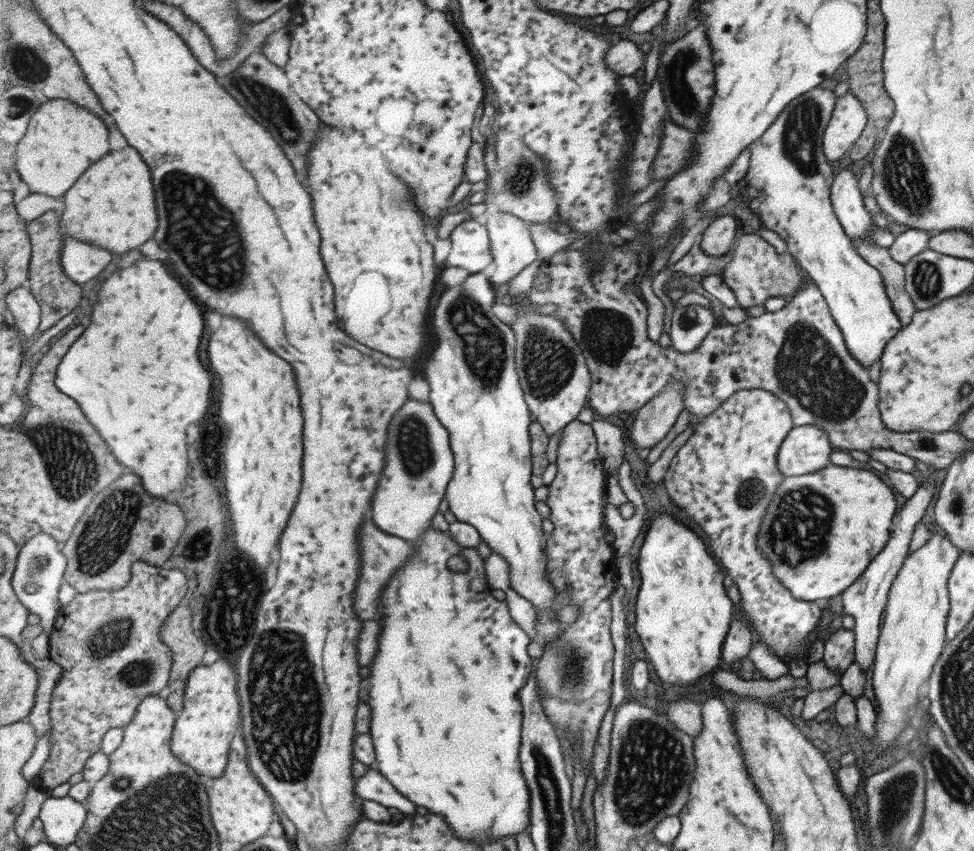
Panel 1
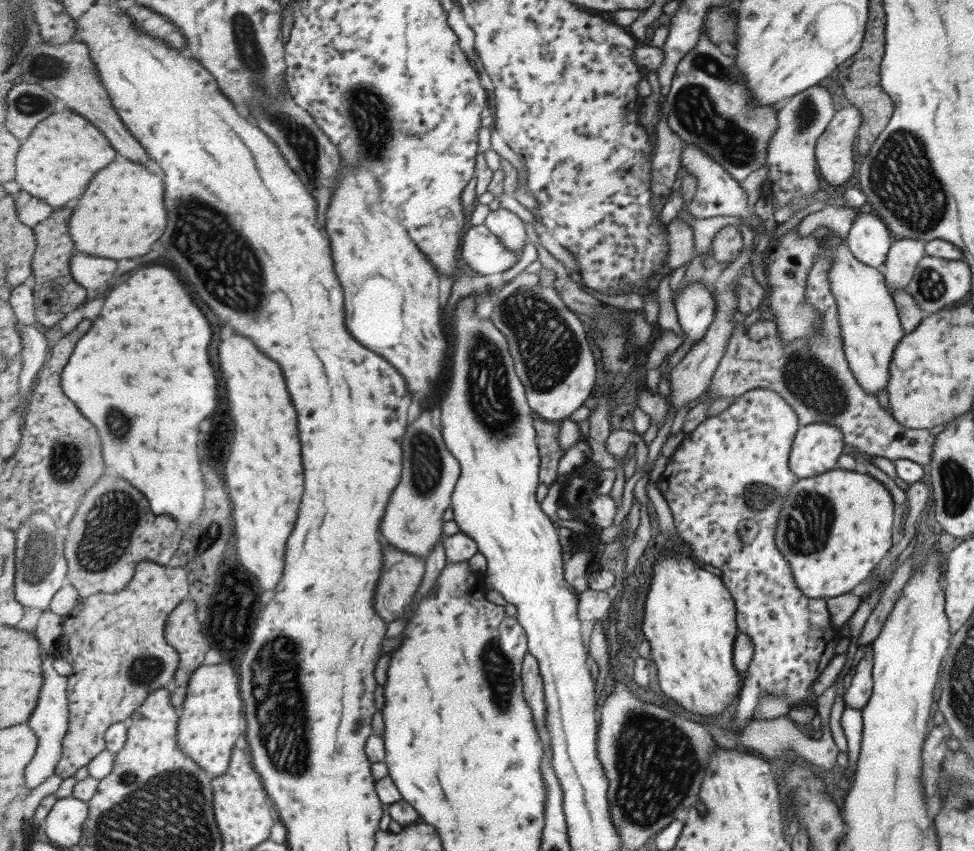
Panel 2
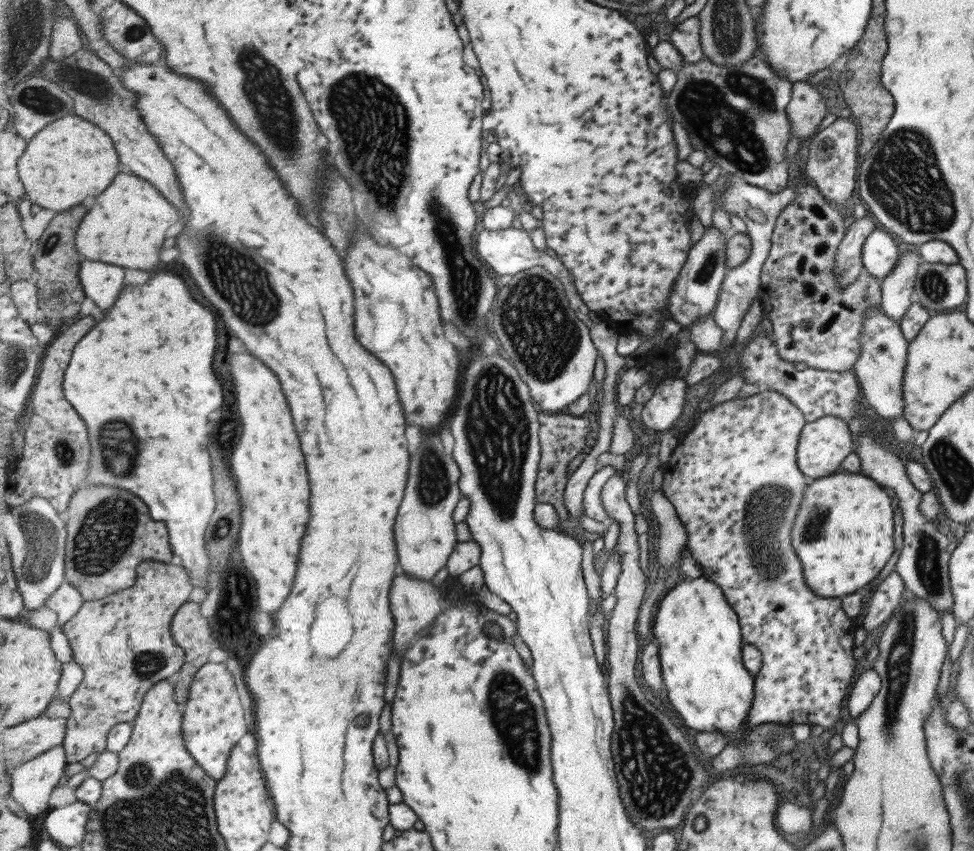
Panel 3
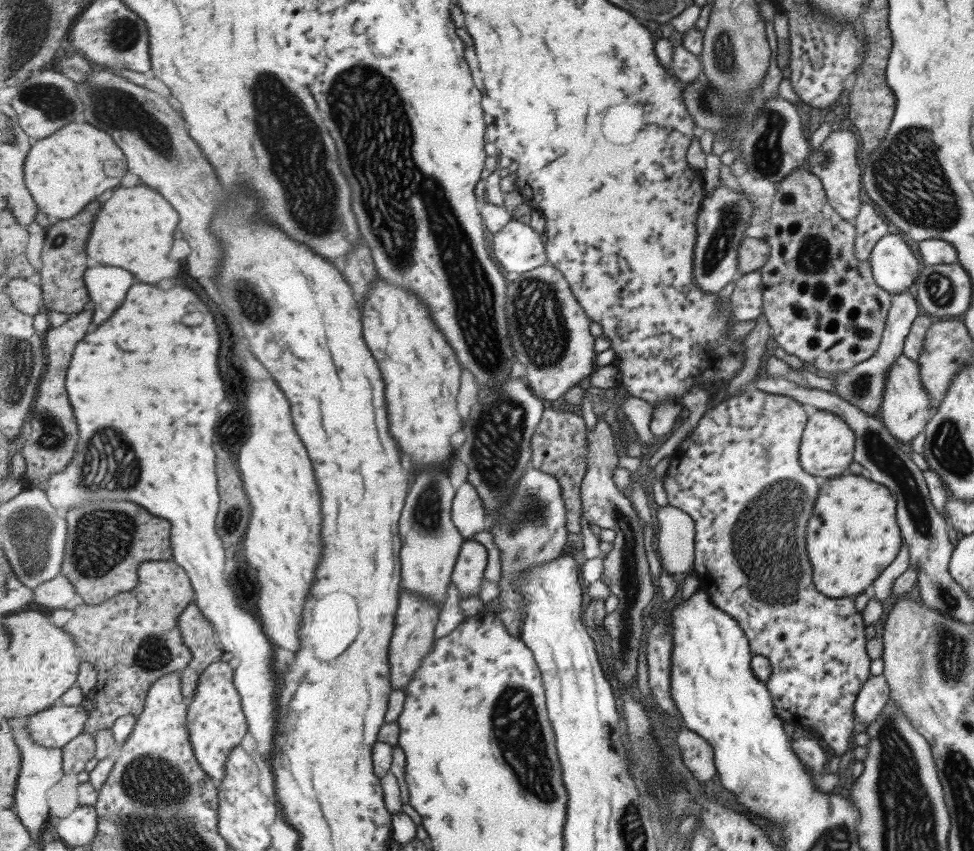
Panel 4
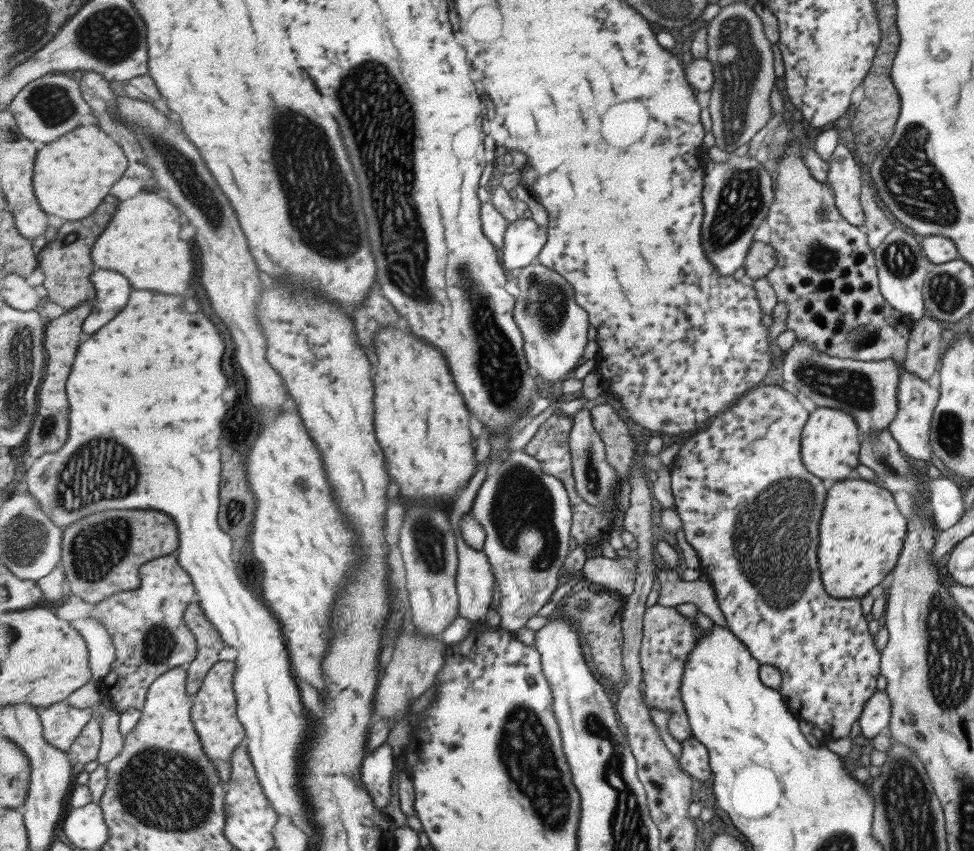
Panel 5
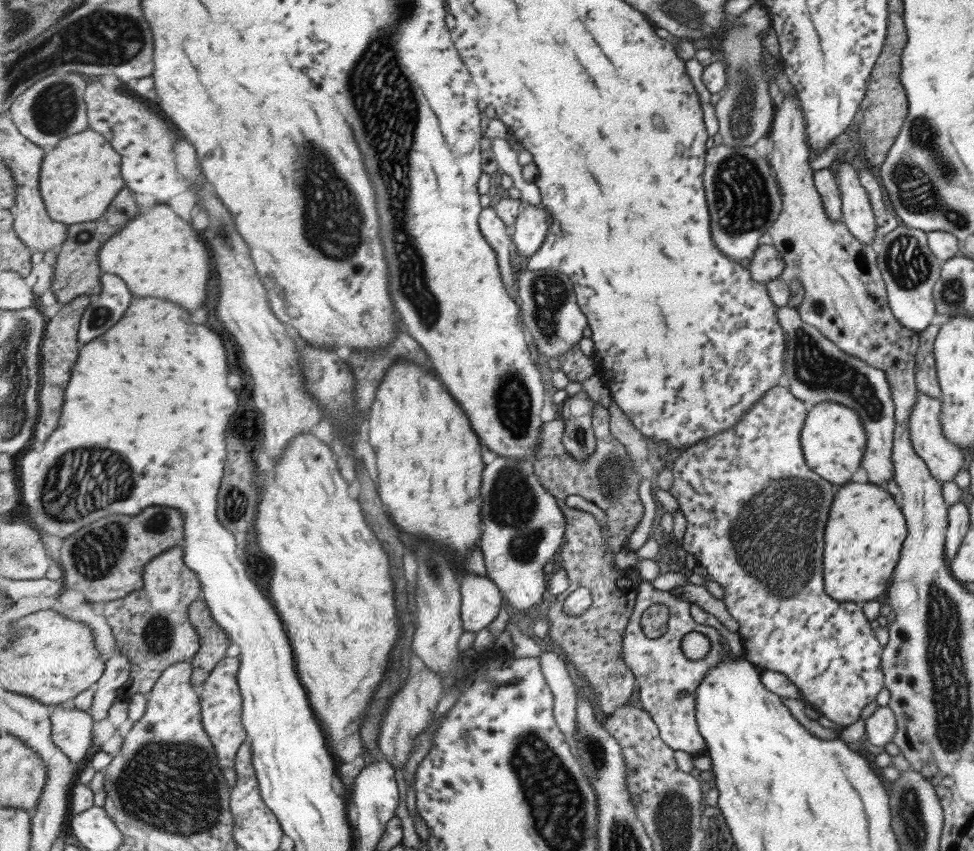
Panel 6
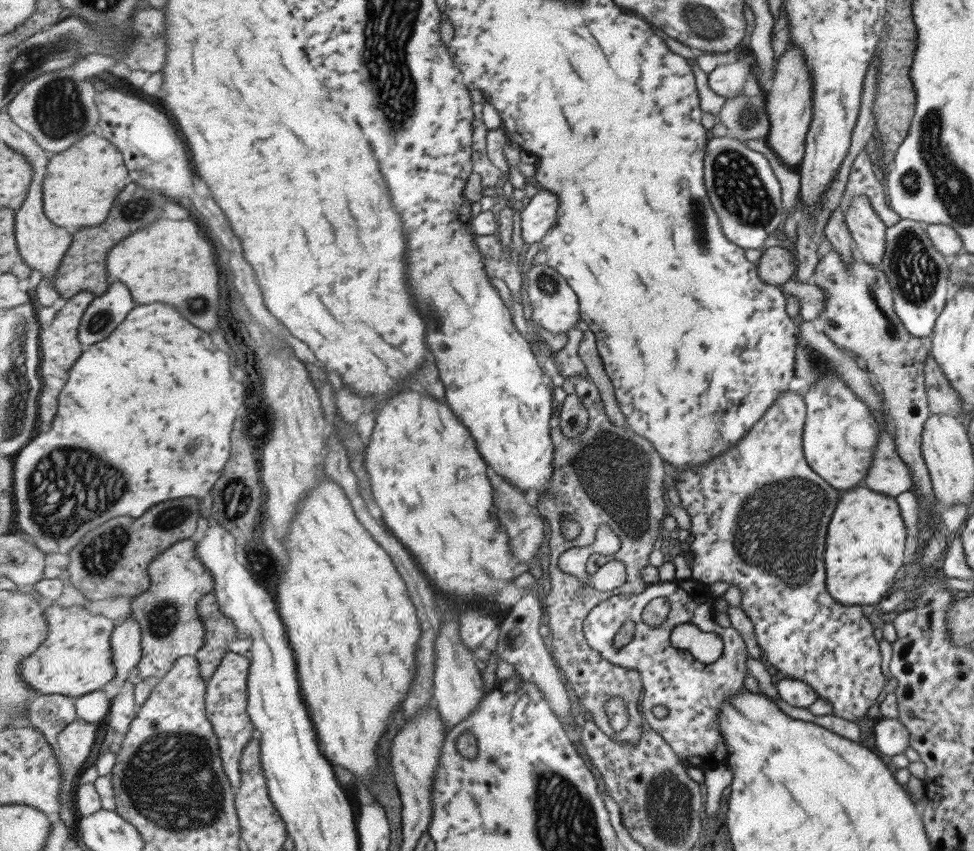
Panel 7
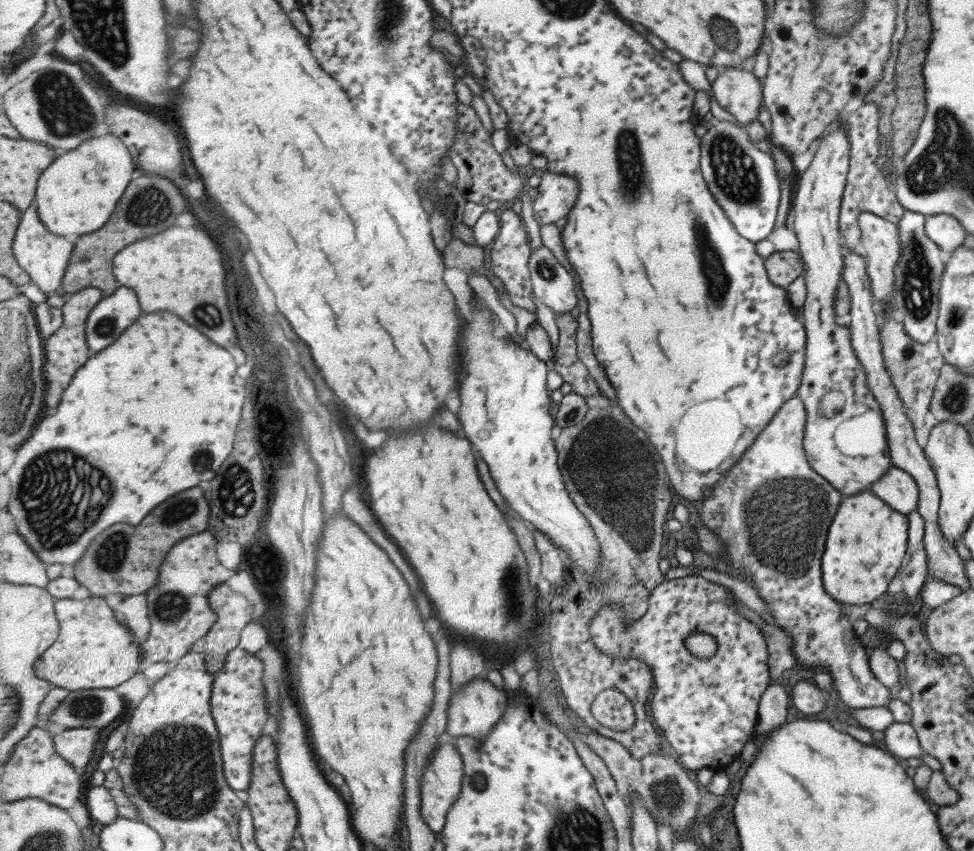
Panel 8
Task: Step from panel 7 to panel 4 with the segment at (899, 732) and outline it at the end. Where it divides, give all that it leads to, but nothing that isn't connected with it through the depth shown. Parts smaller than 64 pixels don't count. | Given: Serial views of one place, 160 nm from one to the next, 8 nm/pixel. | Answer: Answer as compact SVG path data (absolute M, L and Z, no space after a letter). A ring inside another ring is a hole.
M882 674L869 675L866 682L859 687L859 690L852 709L854 717L861 724L867 726L875 720L875 717L878 717L882 706L890 696L890 690Z

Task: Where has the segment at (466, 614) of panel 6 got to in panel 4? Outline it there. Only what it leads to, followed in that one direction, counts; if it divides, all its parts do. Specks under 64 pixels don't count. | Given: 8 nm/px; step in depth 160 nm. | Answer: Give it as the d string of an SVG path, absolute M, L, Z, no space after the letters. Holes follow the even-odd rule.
M475 541L463 544L452 578L452 582L459 590L460 598L478 596L481 592L481 580L487 568L487 556L489 554L483 544Z

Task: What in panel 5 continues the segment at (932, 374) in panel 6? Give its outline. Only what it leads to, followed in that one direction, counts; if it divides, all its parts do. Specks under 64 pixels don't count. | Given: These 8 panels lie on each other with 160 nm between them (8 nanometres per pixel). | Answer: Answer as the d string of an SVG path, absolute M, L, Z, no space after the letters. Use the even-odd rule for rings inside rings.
M923 316L910 322L902 368L926 381L937 368L941 327L936 319Z

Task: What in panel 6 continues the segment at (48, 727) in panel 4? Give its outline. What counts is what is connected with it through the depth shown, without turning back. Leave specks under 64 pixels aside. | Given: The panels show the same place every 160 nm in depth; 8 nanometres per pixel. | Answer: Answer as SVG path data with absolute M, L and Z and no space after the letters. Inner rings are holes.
M61 705L53 706L52 737L55 744L74 764L87 756L93 744L95 721L89 712L81 709L68 710Z

